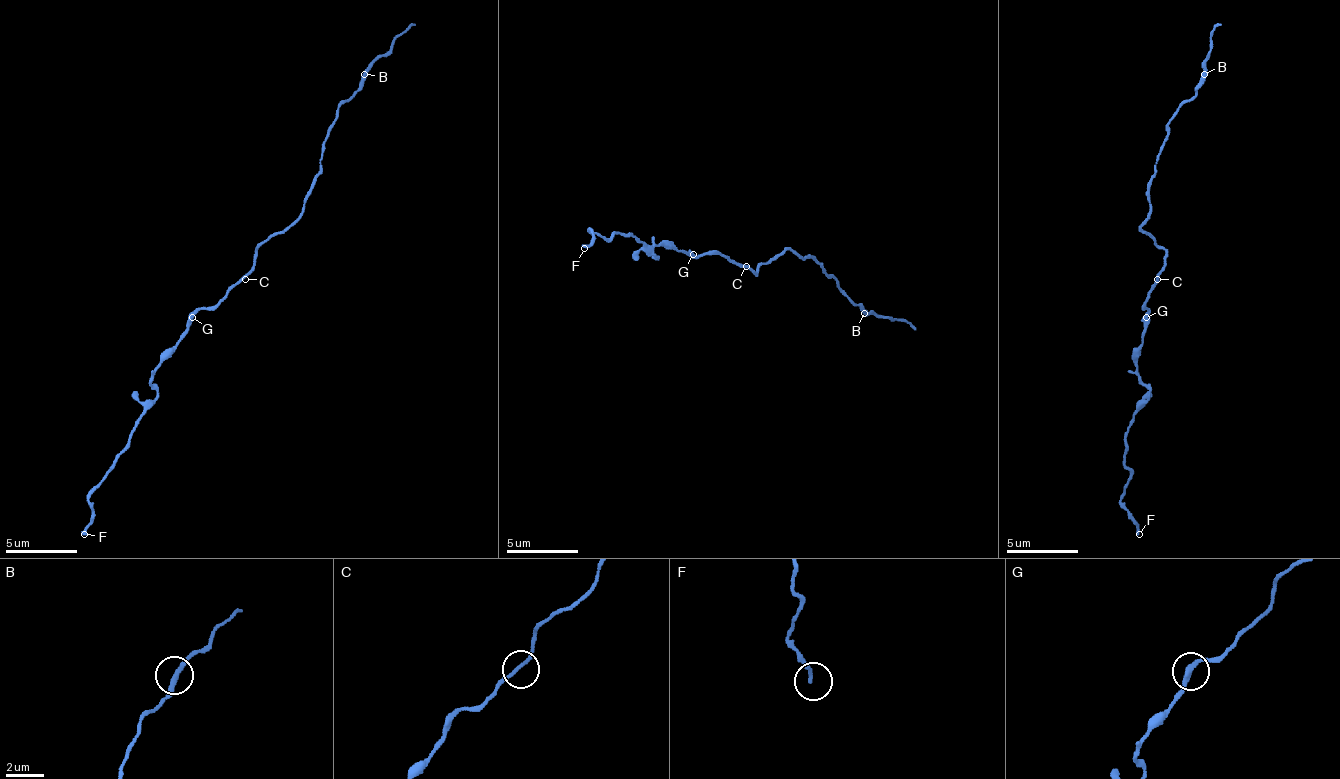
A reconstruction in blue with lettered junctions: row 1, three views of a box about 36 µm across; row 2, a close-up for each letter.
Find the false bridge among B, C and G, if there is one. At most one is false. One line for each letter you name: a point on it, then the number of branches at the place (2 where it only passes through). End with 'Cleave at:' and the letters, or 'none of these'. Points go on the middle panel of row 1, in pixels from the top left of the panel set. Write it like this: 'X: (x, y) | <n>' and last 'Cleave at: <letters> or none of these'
Cleave at: none of these

